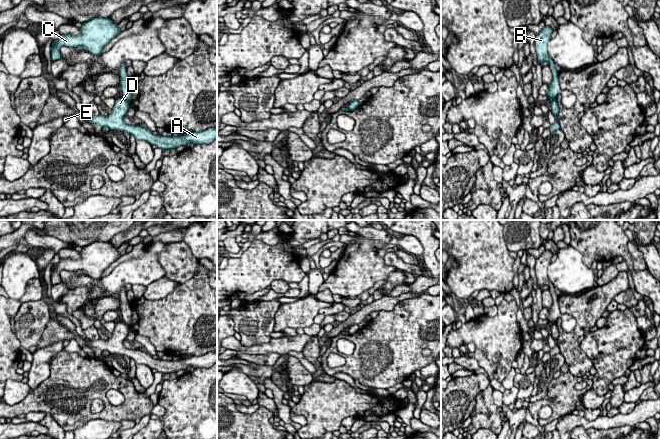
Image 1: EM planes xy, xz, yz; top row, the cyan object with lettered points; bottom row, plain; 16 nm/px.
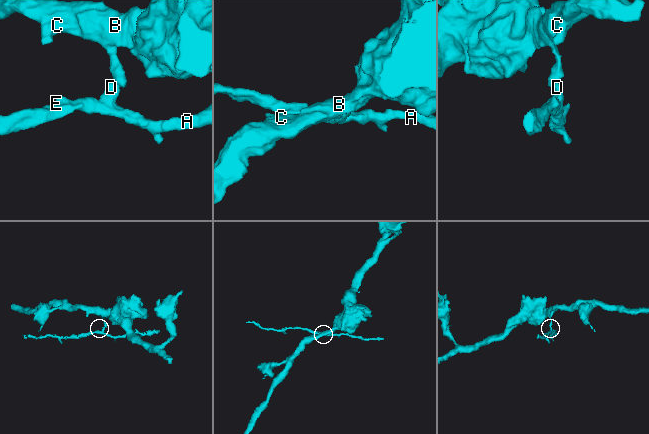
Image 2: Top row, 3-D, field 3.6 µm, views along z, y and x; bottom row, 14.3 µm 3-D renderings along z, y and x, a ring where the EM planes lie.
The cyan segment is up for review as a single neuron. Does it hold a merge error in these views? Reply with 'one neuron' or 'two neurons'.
two neurons

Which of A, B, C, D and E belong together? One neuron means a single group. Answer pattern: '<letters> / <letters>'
A D E / B C

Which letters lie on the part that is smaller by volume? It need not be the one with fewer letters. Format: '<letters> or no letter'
A, D, E

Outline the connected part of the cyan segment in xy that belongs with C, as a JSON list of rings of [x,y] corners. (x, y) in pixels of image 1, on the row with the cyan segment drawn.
[[[95,17],[82,24],[79,36],[60,34],[59,38],[52,43],[51,59],[55,61],[62,58],[60,53],[62,46],[83,47],[86,52],[101,56],[102,49],[120,32],[120,28],[112,19]]]

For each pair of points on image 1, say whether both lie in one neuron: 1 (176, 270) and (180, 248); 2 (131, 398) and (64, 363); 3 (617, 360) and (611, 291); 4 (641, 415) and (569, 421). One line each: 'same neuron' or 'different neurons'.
1: same neuron
2: same neuron
3: different neurons
4: same neuron

